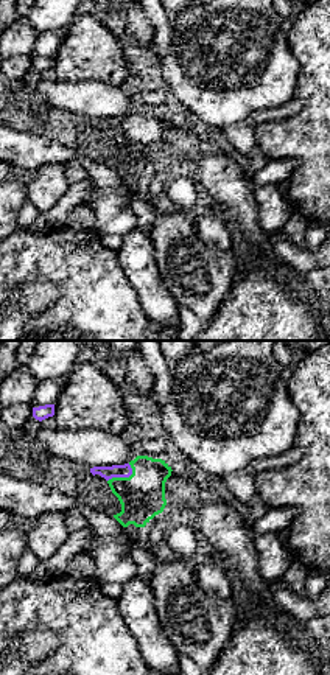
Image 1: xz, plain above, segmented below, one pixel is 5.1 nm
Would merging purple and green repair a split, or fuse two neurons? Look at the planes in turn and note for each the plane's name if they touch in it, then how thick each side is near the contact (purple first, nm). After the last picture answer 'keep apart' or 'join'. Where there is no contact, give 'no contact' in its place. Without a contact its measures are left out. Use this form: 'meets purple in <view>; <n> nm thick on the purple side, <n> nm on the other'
meets purple in xz; 70 nm thick on the purple side, 240 nm on the other

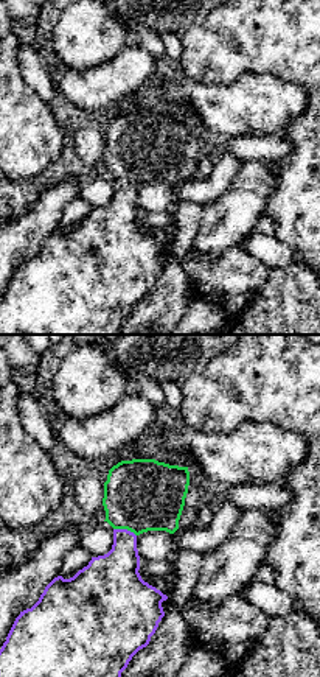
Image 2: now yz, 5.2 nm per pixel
meets purple in yz; 260 nm thick on the purple side, 380 nm on the other

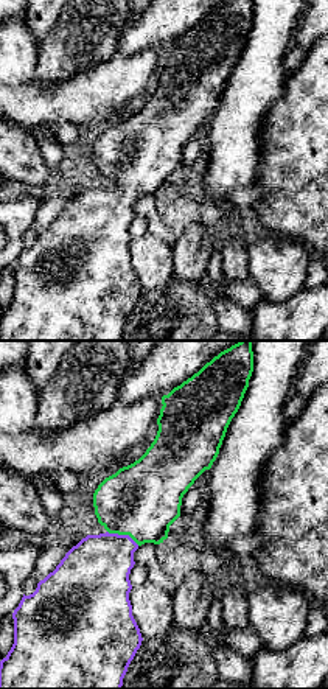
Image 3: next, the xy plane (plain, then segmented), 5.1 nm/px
meets purple in xy; 360 nm thick on the purple side, 380 nm on the other

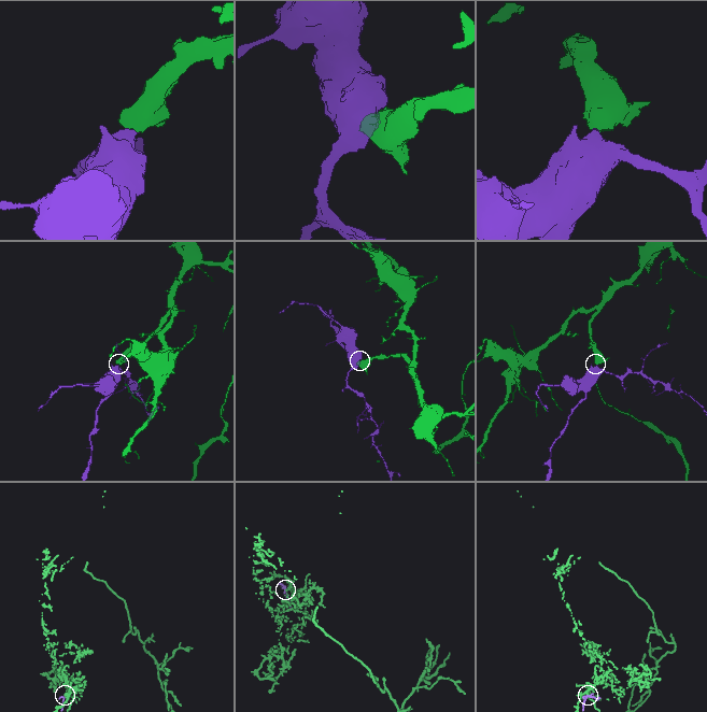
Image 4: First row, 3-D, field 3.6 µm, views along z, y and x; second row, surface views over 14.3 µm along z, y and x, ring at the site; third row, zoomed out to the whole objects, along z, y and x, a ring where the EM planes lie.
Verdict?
join

